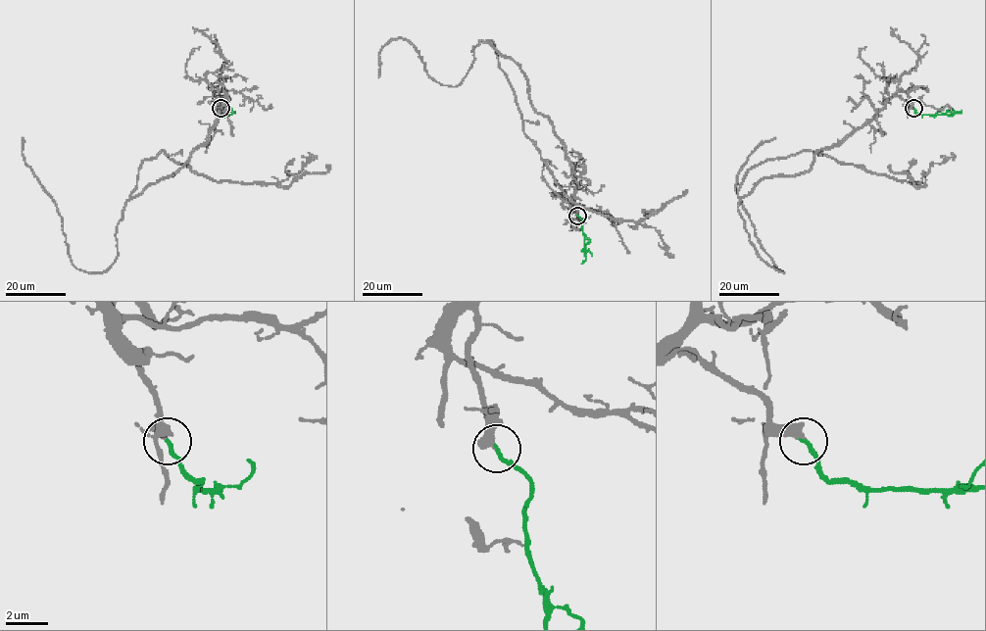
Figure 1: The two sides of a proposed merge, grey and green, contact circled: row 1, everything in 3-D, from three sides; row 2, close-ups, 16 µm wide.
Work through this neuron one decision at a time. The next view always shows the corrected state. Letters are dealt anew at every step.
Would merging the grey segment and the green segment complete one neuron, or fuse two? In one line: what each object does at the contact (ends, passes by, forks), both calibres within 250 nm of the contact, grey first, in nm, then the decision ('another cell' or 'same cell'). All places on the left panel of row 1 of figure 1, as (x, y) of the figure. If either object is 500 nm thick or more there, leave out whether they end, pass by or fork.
grey ends; green ends; calibres 420 and 200 nm; same cell

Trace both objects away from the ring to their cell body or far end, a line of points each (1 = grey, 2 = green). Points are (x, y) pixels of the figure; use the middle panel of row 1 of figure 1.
1: (577, 216), (565, 144), (534, 110), (525, 73), (486, 40), (524, 134), (573, 202), (638, 221), (683, 191)
2: (577, 216), (582, 220), (584, 236), (585, 260), (581, 264)

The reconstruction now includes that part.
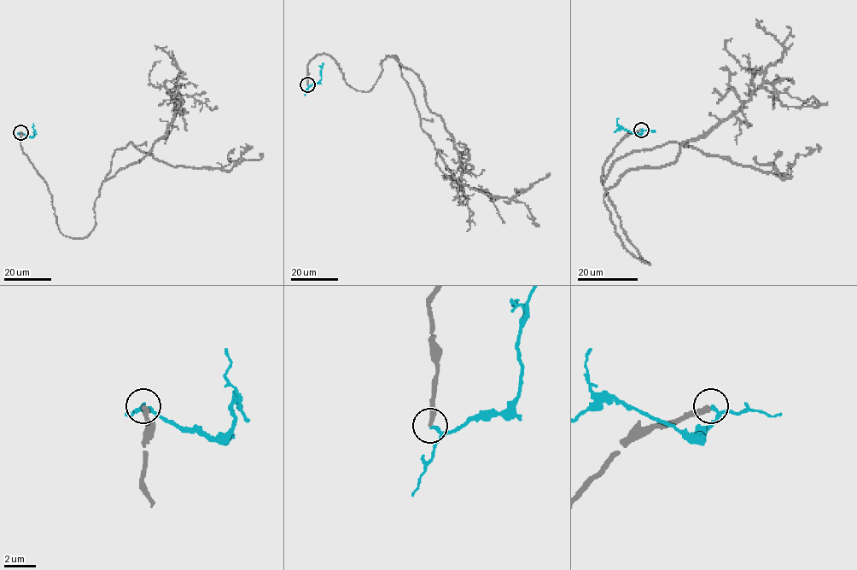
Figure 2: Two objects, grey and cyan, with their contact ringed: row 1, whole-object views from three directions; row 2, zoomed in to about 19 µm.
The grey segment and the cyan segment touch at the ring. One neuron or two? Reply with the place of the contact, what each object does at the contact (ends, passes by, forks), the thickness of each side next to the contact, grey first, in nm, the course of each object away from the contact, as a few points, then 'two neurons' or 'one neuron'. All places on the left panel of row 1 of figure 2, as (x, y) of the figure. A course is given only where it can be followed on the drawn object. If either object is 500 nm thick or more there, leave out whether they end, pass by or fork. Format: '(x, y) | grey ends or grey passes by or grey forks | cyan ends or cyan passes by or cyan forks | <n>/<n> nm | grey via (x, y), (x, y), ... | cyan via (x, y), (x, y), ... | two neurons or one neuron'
(20, 132) | grey ends | cyan passes by | 320/150 nm | grey via (20, 132), (71, 238), (96, 224), (114, 151), (129, 142), (173, 165), (230, 171), (260, 153) | cyan via (20, 132), (32, 136), (32, 123) | two neurons

